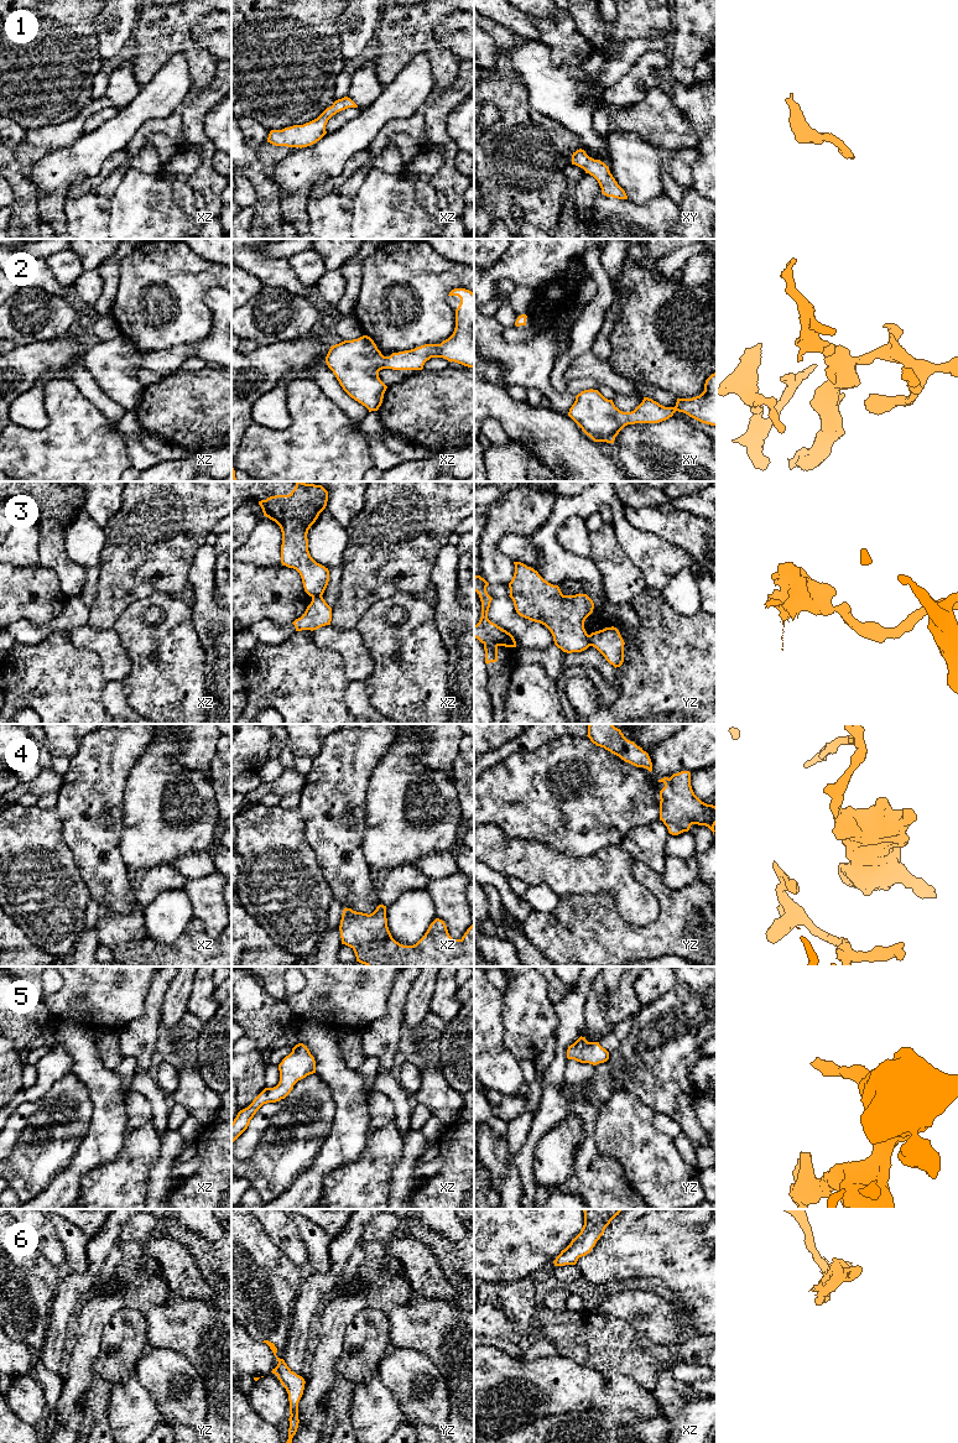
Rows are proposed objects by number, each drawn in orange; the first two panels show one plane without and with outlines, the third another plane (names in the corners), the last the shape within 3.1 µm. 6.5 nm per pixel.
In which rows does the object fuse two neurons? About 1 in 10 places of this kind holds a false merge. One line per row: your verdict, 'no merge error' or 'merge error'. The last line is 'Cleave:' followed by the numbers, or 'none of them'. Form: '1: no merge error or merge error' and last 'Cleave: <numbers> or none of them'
1: no merge error
2: no merge error
3: merge error
4: no merge error
5: no merge error
6: no merge error
Cleave: 3

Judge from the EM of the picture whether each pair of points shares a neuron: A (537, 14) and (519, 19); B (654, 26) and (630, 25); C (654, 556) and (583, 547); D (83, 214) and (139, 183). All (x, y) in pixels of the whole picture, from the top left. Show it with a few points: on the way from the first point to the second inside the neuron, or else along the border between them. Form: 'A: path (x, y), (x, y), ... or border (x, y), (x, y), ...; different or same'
A: border (522, 12), (537, 31), (539, 38); different
B: path (647, 25), (636, 25); same
C: border (561, 546), (588, 558); different
D: border (123, 171), (123, 177), (112, 201), (108, 225); different

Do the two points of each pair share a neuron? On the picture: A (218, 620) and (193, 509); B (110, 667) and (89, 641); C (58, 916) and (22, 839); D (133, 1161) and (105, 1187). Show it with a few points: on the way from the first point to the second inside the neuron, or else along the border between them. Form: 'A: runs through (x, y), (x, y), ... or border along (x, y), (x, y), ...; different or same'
A: border along (206, 543), (197, 551), (188, 572); different
B: runs through (110, 660), (97, 645); same
C: runs through (47, 897), (42, 885), (42, 869), (35, 858); same
D: runs through (126, 1167), (112, 1182); same

